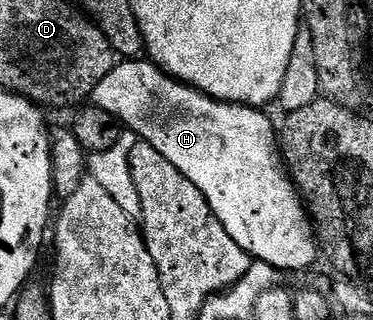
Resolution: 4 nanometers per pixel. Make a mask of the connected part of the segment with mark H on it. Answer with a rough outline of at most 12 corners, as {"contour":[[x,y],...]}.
{"contour":[[148,58],[95,107],[154,146],[252,260],[311,269],[318,232],[267,111]]}

